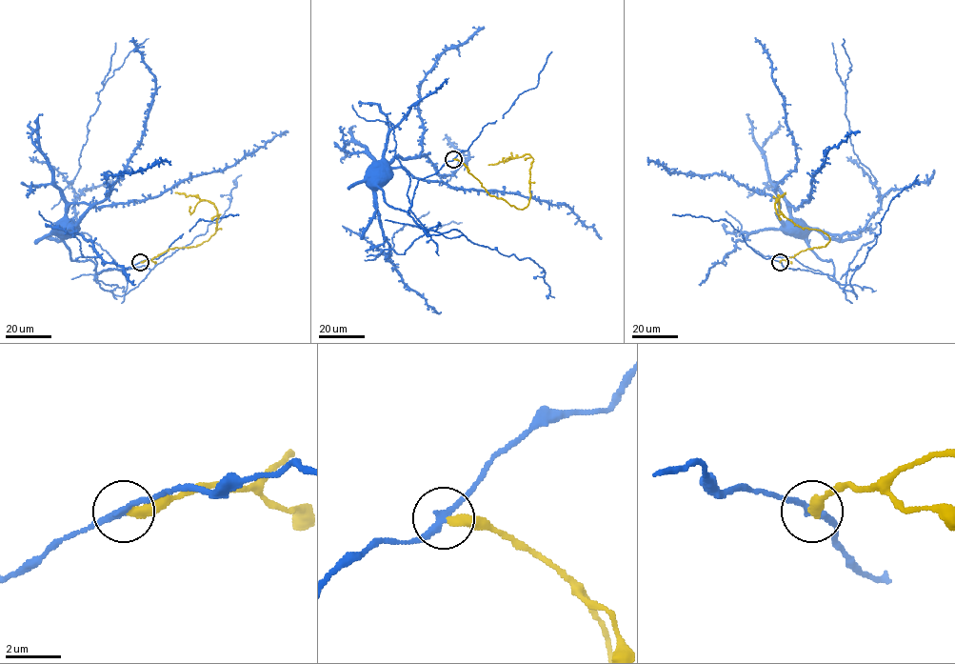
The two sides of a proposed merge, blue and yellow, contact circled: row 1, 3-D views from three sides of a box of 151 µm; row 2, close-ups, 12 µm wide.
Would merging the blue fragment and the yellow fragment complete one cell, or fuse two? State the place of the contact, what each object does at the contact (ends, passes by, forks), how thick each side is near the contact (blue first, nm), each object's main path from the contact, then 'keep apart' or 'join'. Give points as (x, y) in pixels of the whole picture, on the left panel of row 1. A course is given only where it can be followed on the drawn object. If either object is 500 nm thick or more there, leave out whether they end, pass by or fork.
(140, 262) | blue passes by | yellow ends | 240/340 nm | blue via (141, 262), (96, 275), (92, 262), (73, 260), (52, 232), (64, 223) | yellow via (141, 262), (150, 260), (169, 249), (195, 247), (214, 233), (220, 214), (213, 204), (193, 195), (175, 192) | keep apart

